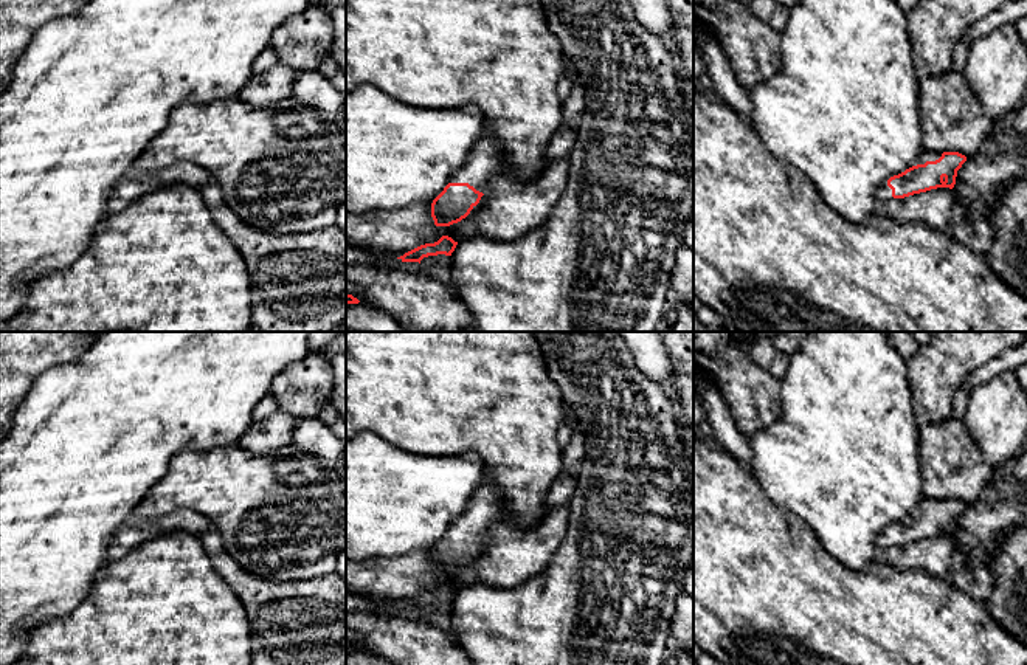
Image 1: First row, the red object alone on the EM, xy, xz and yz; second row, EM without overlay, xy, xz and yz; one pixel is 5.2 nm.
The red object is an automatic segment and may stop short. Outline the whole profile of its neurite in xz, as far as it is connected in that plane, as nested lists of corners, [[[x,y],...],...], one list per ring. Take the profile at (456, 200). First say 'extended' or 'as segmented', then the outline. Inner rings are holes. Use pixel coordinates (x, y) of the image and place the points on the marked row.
extended; [[[482,135],[464,166],[431,203],[436,226],[450,226],[465,219],[489,191],[489,181],[503,174],[503,153],[495,140]]]

